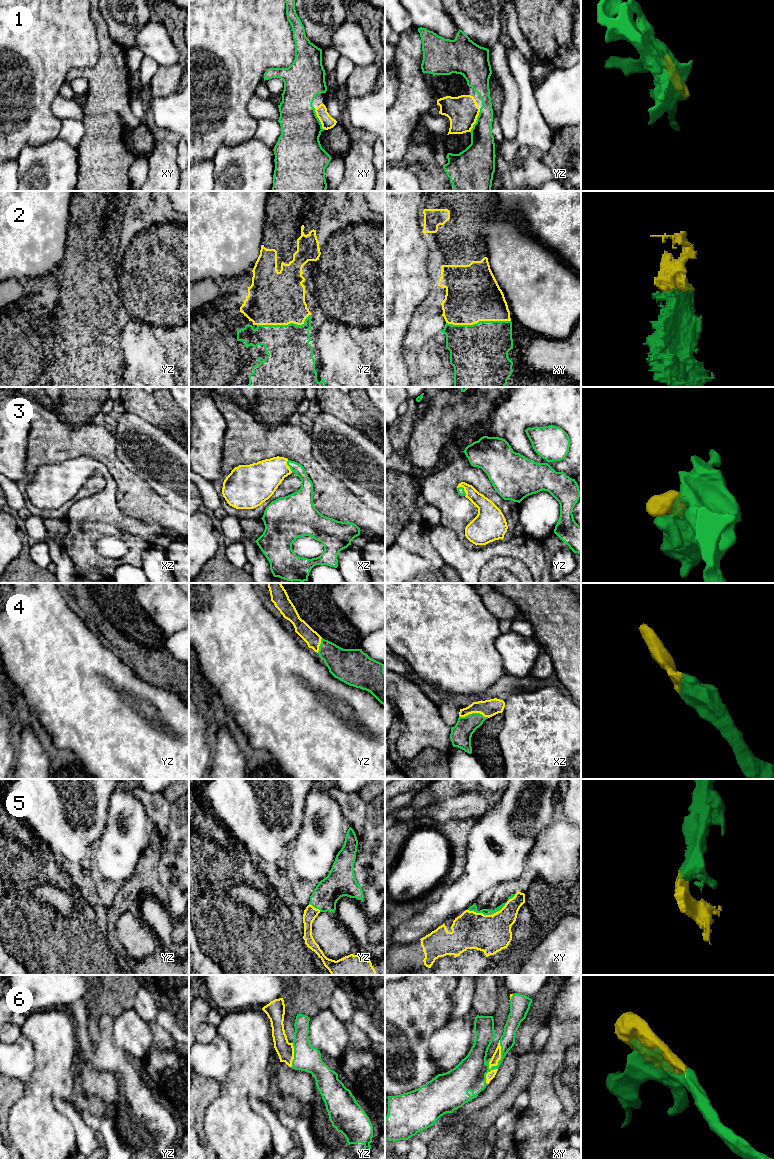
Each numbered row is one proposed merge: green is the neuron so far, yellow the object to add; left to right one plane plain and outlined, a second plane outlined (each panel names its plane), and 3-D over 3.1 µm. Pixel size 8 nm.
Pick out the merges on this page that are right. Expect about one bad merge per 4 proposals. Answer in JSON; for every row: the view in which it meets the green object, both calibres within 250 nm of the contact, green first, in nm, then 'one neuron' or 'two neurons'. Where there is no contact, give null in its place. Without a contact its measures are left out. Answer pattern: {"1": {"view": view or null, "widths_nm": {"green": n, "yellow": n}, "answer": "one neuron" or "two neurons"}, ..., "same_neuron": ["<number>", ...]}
{"1": {"view": "yz", "widths_nm": {"green": 200, "yellow": 260}, "answer": "one neuron"}, "2": {"view": "xy", "widths_nm": {"green": 460, "yellow": 440}, "answer": "one neuron"}, "3": {"view": "yz", "widths_nm": {"green": 60, "yellow": 150}, "answer": "one neuron"}, "4": {"view": "xz", "widths_nm": {"green": 170, "yellow": 140}, "answer": "one neuron"}, "5": {"view": "xy", "widths_nm": {"green": 50, "yellow": 300}, "answer": "one neuron"}, "6": {"view": "xy", "widths_nm": {"green": 260, "yellow": 70}, "answer": "one neuron"}, "same_neuron": ["1", "2", "3", "4", "5", "6"]}

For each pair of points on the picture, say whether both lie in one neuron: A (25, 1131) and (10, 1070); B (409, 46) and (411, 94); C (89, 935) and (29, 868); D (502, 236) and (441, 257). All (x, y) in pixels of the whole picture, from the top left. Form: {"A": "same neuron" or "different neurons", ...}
{"A": "different neurons", "B": "same neuron", "C": "same neuron", "D": "different neurons"}

